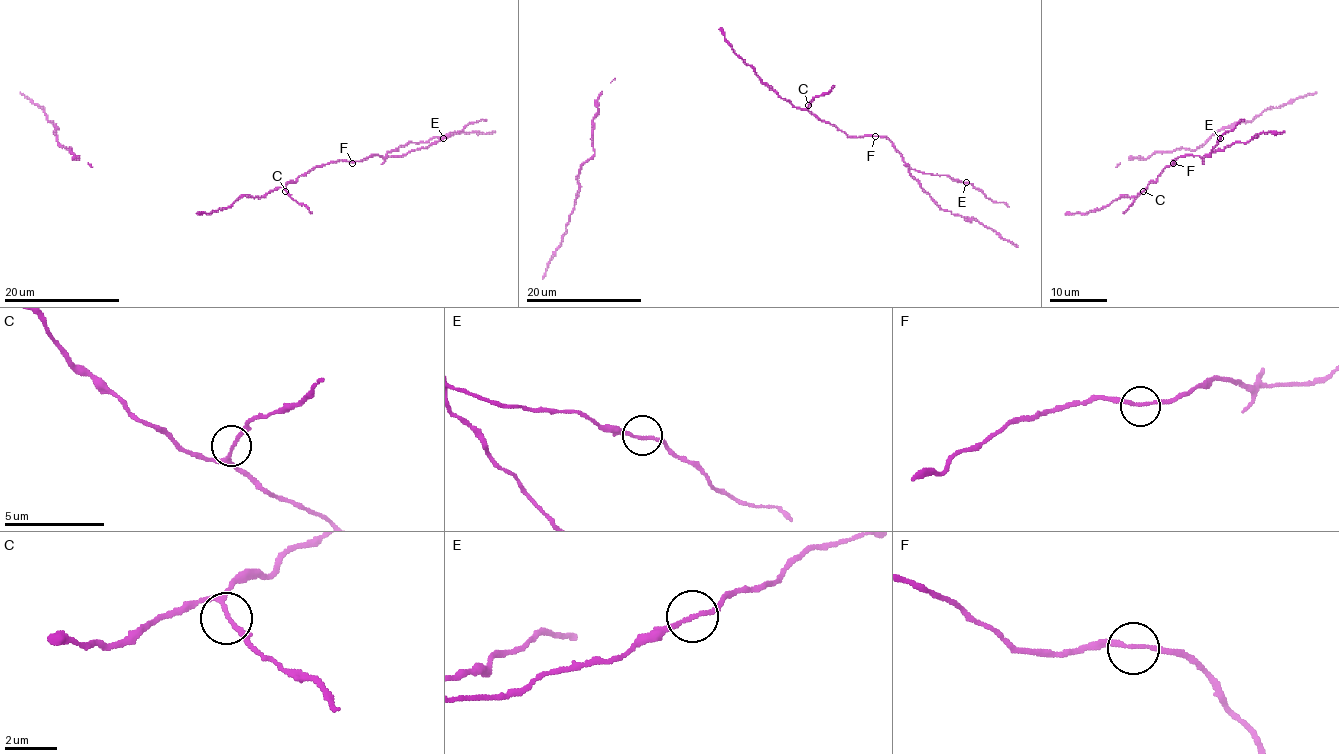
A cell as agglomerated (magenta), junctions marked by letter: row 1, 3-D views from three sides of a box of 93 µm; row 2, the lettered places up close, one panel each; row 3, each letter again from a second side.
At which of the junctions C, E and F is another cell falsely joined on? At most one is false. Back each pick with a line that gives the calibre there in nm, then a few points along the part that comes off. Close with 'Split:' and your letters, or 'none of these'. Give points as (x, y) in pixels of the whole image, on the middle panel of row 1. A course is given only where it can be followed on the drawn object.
Split: none of these

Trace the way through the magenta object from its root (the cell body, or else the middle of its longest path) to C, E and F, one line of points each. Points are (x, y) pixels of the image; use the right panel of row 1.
C: (1092, 212), (1103, 209), (1120, 196), (1136, 197), (1143, 191)
E: (1092, 212), (1103, 209), (1120, 196), (1136, 197), (1179, 157), (1208, 157), (1220, 138)
F: (1092, 212), (1103, 209), (1120, 196), (1136, 197), (1166, 167), (1172, 165), (1173, 160), (1173, 163)

